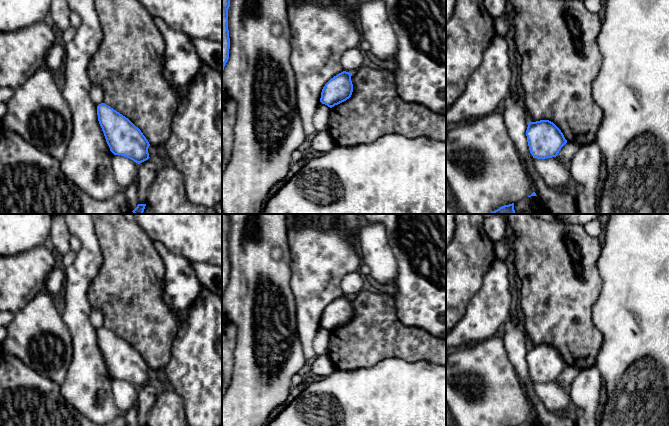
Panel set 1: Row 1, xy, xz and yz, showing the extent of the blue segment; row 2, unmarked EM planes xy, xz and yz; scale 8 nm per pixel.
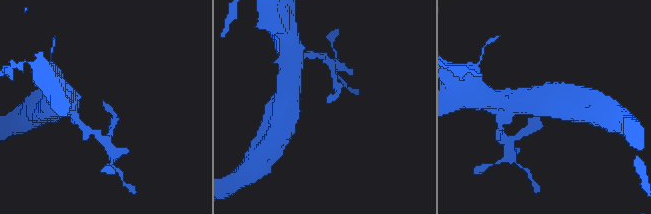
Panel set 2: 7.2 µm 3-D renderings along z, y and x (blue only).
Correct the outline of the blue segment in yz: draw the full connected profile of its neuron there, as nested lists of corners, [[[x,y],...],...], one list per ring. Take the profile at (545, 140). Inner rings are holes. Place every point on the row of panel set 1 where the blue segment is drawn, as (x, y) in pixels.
[[[549,120],[529,121],[526,136],[530,153],[537,159],[556,157],[567,143],[561,130]]]

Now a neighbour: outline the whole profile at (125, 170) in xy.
[[[121,155],[113,156],[112,166],[114,176],[121,189],[126,188],[129,184],[137,180],[138,165],[138,163],[127,157]]]

